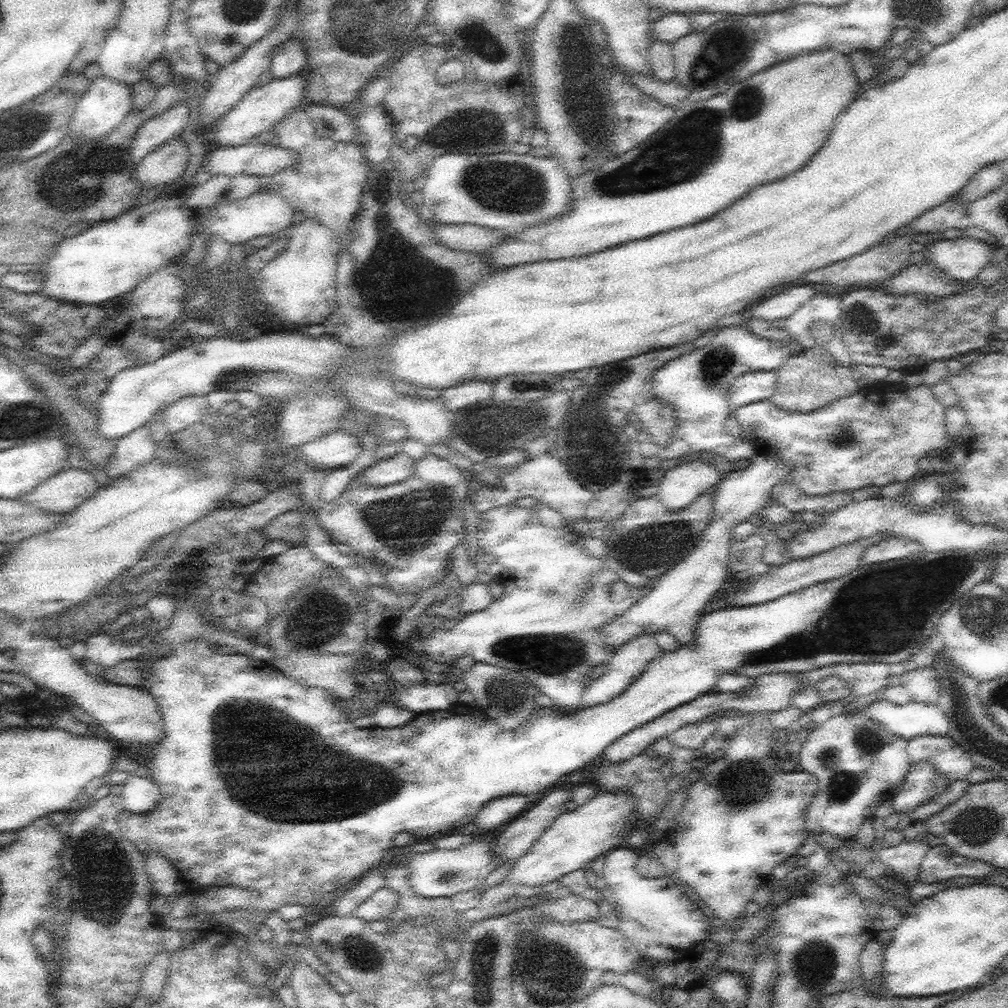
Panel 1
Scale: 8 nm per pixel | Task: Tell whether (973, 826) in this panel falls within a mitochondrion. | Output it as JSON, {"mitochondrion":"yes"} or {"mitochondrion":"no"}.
{"mitochondrion":"yes"}

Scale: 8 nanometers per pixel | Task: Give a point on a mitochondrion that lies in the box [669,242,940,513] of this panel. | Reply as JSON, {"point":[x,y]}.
{"point":[716,364]}

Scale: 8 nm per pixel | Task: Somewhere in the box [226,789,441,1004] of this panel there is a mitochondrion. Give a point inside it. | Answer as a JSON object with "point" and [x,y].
{"point":[364,953]}

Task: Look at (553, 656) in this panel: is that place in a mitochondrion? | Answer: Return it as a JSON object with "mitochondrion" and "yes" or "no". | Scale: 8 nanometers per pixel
{"mitochondrion":"yes"}

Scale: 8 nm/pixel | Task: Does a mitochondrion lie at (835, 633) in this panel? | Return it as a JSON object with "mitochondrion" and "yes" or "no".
{"mitochondrion":"yes"}

